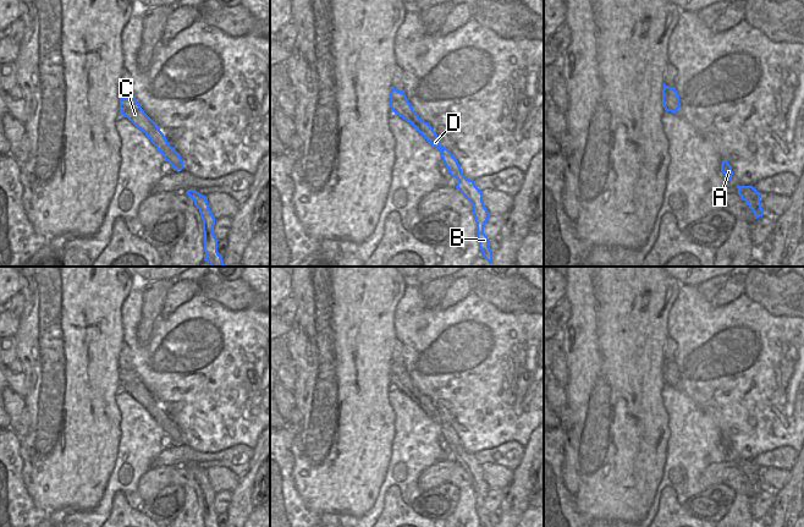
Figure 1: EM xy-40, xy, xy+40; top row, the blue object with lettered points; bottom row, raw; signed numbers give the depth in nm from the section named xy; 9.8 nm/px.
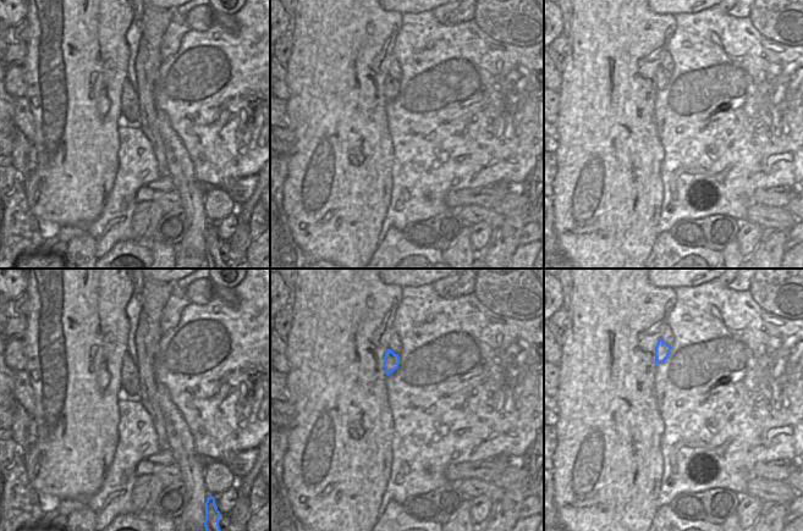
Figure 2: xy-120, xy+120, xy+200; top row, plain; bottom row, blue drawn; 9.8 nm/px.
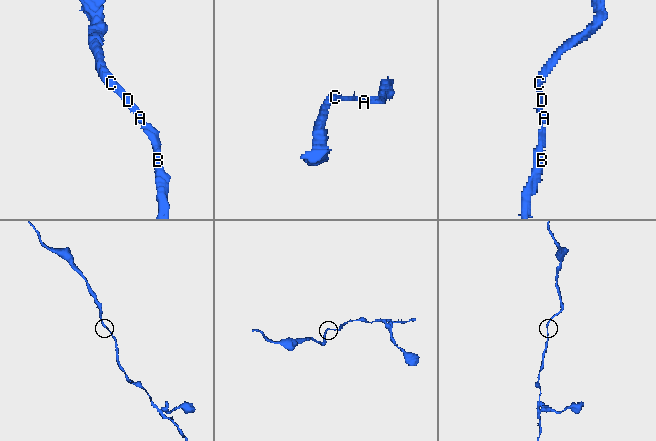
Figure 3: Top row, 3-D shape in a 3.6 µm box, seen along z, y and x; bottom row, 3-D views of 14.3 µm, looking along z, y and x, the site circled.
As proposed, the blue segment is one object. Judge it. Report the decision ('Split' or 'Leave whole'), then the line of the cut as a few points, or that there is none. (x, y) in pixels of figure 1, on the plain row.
Leave whole. No split

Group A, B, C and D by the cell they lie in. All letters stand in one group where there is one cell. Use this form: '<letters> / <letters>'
A B C D

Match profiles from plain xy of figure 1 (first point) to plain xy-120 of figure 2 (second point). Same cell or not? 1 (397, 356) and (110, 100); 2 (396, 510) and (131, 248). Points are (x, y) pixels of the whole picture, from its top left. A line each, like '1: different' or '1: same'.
1: different
2: same

